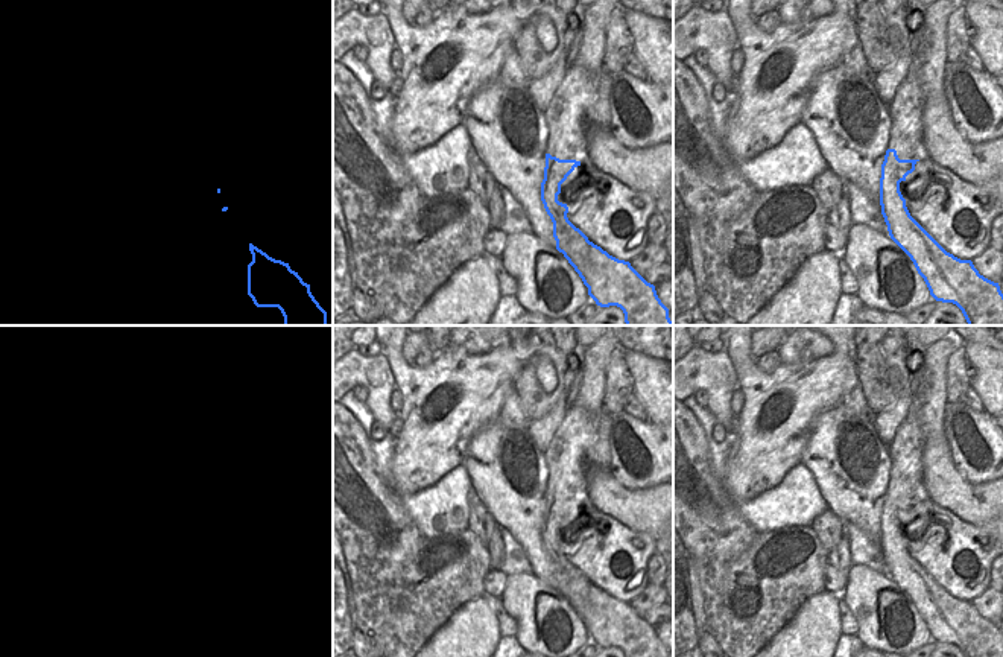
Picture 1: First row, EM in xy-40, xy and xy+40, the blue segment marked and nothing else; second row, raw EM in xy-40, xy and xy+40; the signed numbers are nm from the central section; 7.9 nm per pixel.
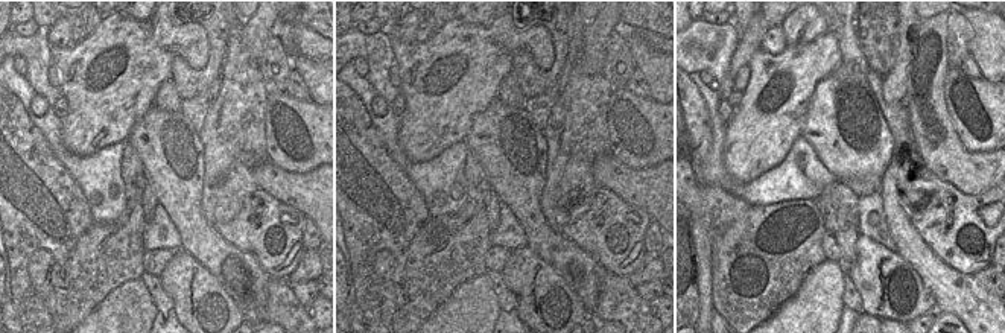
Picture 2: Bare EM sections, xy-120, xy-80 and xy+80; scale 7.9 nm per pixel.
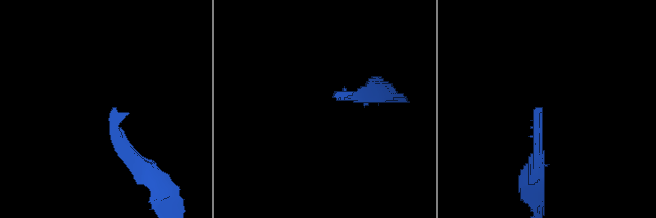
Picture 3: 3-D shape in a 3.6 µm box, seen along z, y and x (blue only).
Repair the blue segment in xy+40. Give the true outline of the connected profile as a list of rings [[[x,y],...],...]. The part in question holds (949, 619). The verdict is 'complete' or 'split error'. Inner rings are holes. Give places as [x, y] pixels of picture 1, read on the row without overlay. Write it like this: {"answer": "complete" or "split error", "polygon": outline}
{"answer": "split error", "polygon": [[[906,418],[888,446],[891,478],[880,519],[880,546],[891,579],[910,598],[936,642],[956,645],[963,657],[1003,657],[1003,634],[974,608],[947,593],[909,554],[900,523],[921,500],[930,500],[922,481],[922,433]]]}

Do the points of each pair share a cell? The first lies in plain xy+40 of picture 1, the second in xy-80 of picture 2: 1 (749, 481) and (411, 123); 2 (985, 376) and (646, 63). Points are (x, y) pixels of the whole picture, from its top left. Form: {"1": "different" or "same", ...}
{"1": "same", "2": "same"}

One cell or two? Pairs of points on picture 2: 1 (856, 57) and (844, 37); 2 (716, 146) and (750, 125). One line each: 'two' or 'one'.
1: one
2: two

